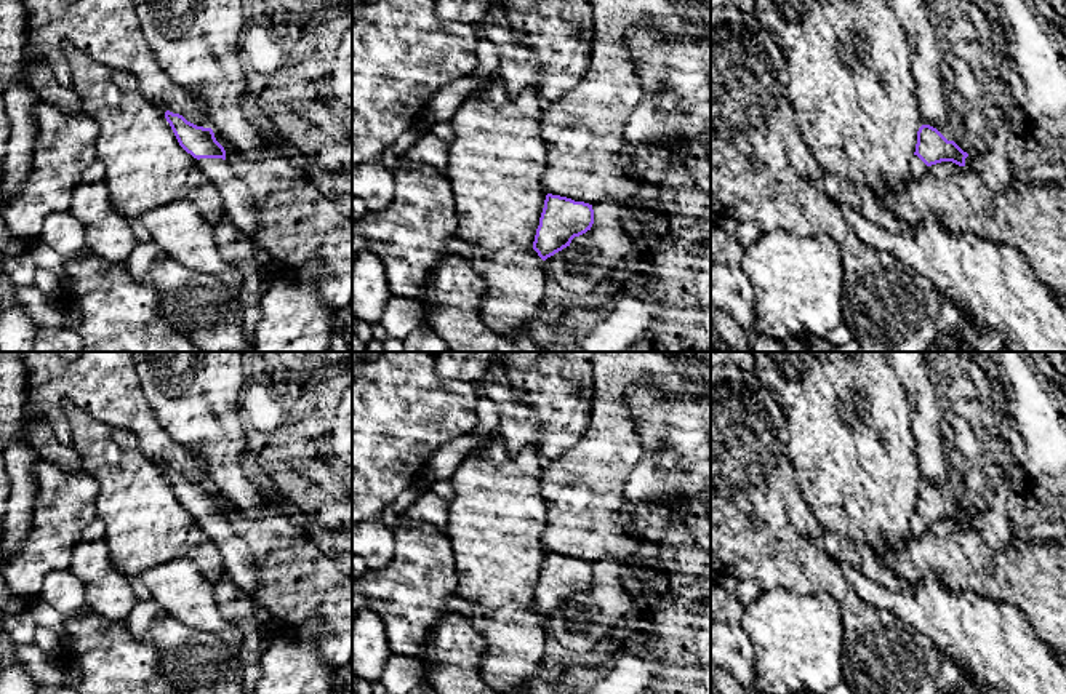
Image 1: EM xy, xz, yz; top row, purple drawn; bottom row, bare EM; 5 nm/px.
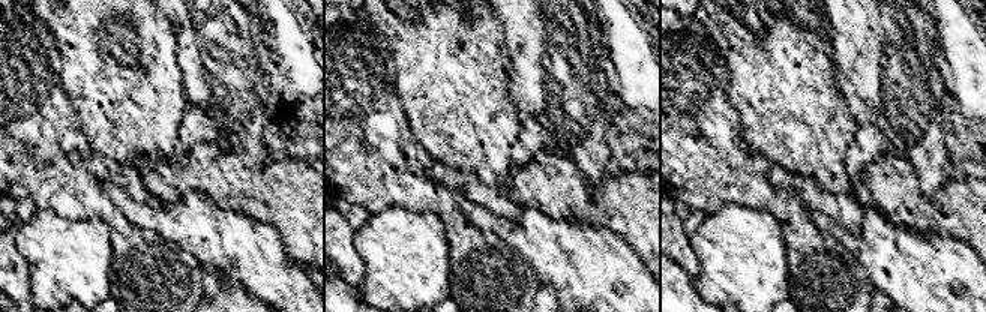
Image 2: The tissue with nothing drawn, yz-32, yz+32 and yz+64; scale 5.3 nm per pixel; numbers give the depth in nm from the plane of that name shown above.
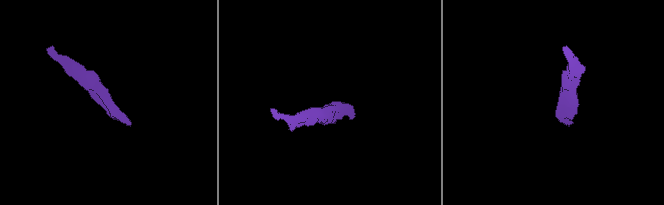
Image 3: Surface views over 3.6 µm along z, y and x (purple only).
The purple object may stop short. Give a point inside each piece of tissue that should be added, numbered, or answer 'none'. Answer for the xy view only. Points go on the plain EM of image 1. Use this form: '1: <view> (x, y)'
1: xy (240, 566)

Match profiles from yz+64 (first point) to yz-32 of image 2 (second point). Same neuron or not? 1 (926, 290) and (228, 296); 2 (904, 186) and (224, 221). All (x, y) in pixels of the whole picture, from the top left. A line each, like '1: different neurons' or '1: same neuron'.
1: different neurons
2: different neurons

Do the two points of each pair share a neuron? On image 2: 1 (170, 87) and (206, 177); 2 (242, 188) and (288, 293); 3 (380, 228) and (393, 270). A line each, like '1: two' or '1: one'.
1: two
2: two
3: one

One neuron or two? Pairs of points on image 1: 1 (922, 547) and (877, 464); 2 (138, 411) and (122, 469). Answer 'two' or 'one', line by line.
1: two
2: two

